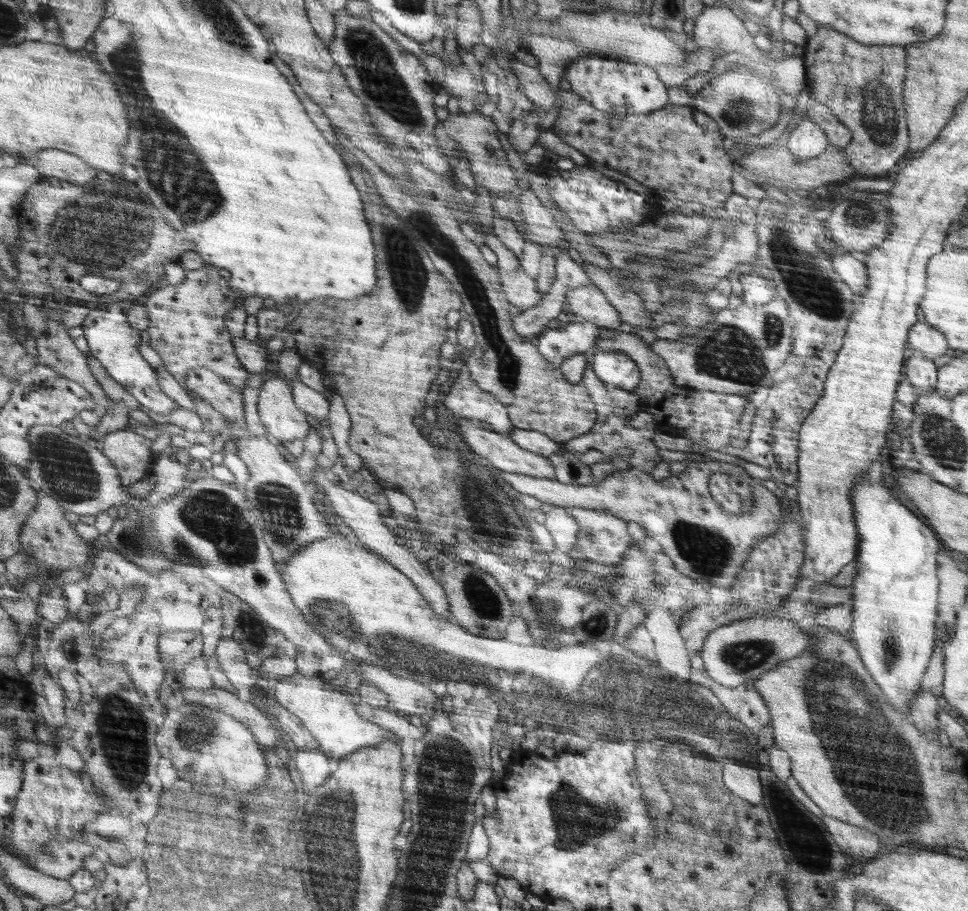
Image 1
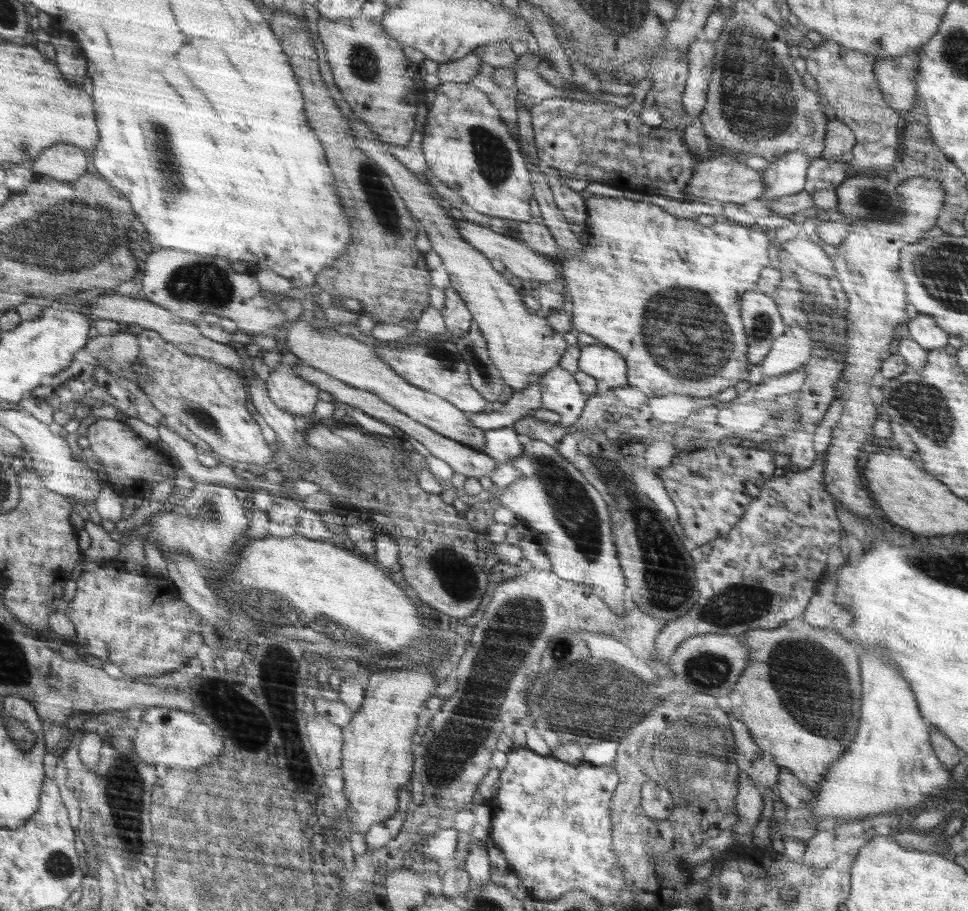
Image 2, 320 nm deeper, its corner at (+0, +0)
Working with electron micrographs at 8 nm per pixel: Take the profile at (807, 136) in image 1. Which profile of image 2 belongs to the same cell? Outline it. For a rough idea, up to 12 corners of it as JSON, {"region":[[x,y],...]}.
{"region":[[799,150],[778,157],[762,173],[775,200],[805,190],[812,160]]}

